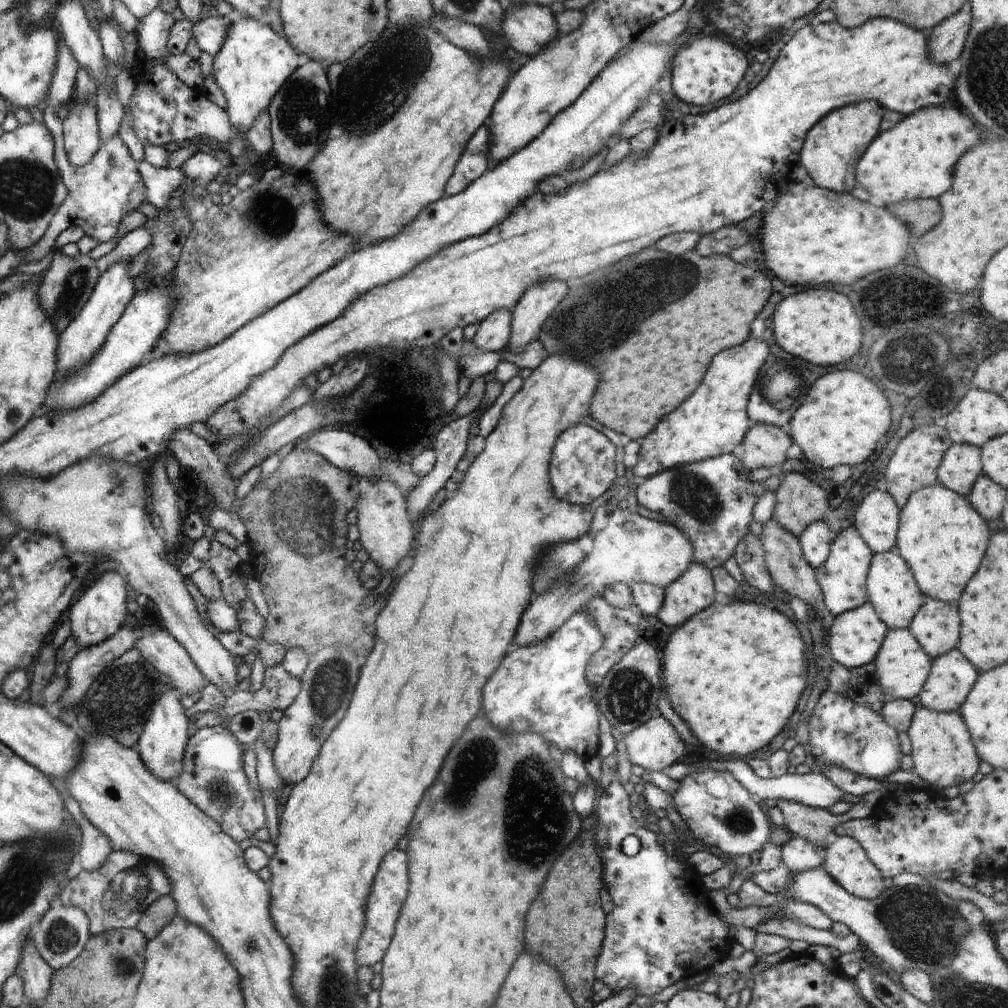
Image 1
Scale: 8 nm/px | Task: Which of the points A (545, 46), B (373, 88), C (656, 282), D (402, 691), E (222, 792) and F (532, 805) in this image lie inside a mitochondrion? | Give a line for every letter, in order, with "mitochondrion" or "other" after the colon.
A: other
B: mitochondrion
C: mitochondrion
D: other
E: mitochondrion
F: mitochondrion

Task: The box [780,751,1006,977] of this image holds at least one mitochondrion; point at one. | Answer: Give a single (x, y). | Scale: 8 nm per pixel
(920, 926)

